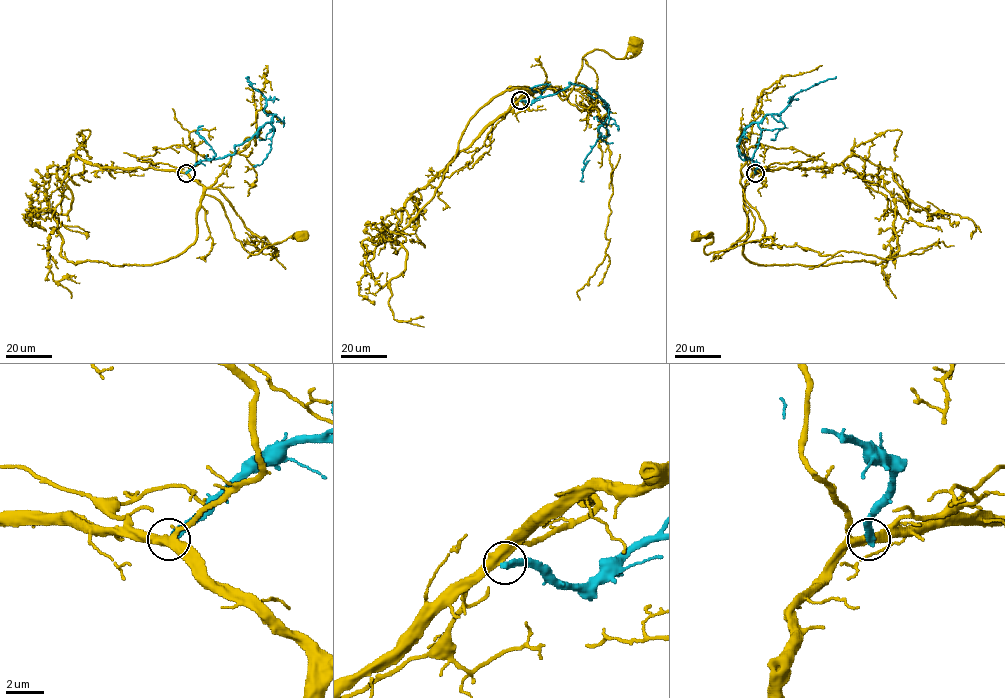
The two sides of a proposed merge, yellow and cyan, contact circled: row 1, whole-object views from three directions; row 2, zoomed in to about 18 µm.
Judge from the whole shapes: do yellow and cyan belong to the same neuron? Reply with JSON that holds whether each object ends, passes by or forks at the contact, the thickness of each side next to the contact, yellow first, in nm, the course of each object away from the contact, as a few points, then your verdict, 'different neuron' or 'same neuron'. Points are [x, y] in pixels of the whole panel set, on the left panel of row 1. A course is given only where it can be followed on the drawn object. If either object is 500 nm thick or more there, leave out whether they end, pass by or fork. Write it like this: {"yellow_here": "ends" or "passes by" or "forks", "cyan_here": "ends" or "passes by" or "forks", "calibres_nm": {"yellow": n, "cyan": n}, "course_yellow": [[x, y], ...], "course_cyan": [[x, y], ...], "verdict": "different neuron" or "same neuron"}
{"yellow_here": "passes by", "cyan_here": "ends", "calibres_nm": {"yellow": 480, "cyan": 440}, "course_yellow": [[185, 173], [202, 185], [205, 194], [219, 201], [234, 237], [252, 254], [299, 236]], "course_cyan": [[186, 173], [204, 160], [232, 155], [270, 122], [273, 114], [265, 111], [265, 97], [249, 84], [249, 77]], "verdict": "different neuron"}

